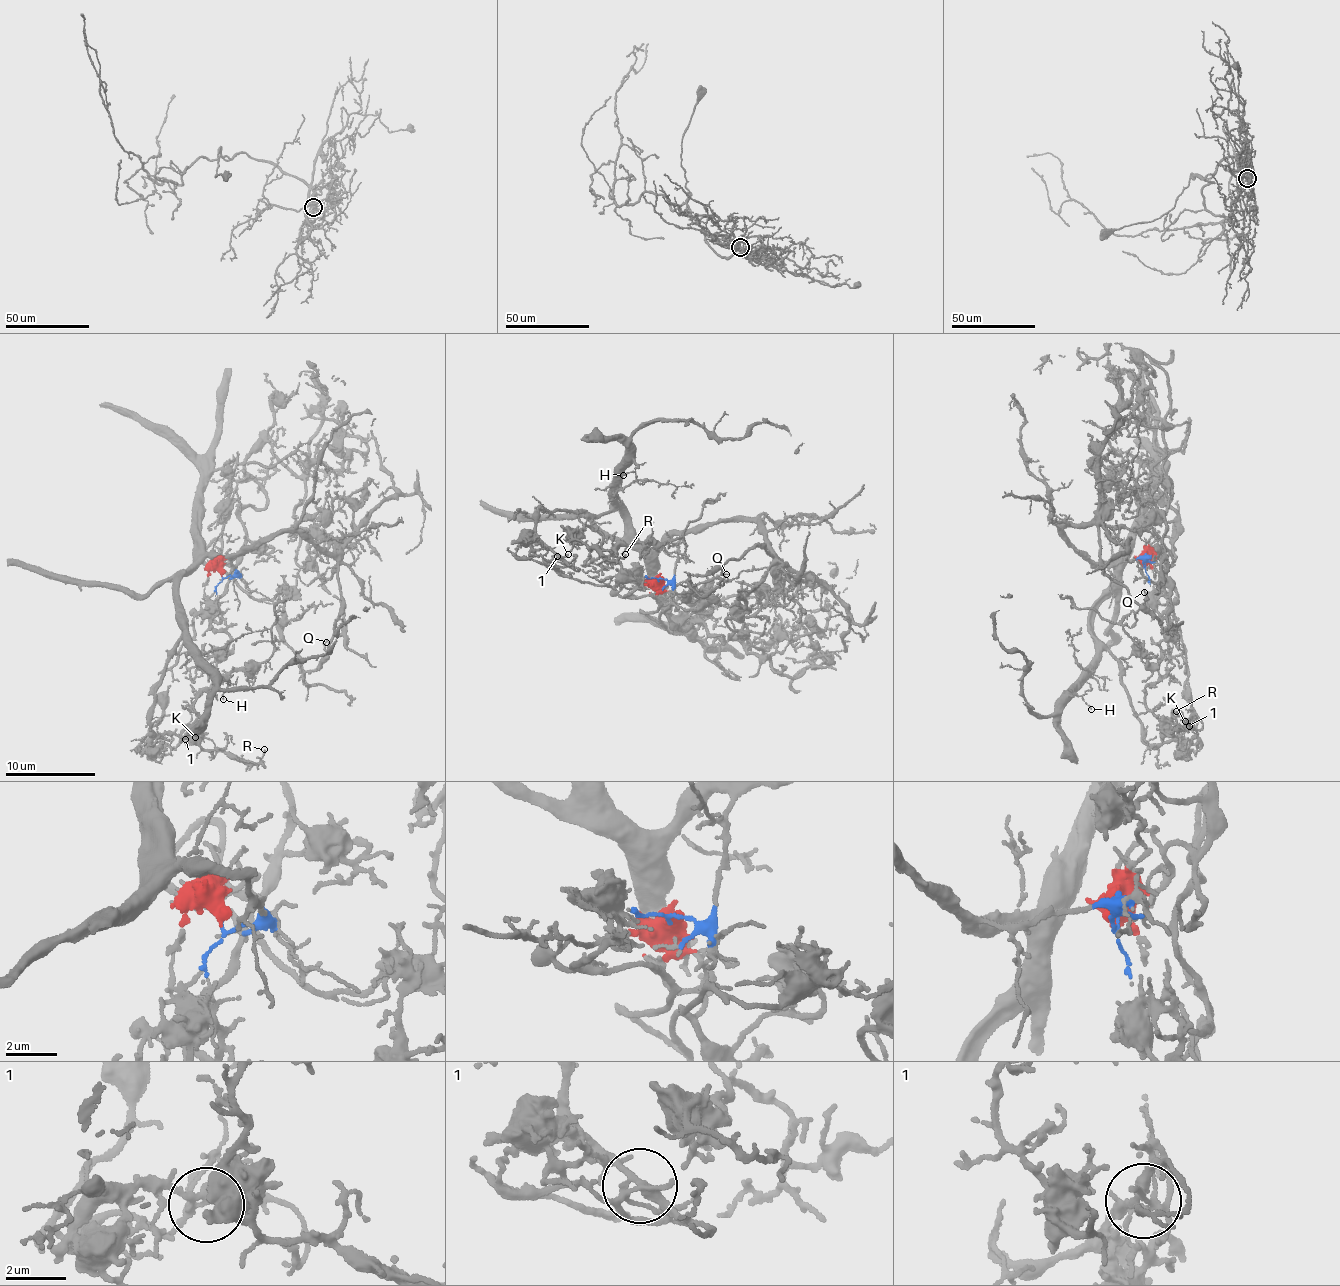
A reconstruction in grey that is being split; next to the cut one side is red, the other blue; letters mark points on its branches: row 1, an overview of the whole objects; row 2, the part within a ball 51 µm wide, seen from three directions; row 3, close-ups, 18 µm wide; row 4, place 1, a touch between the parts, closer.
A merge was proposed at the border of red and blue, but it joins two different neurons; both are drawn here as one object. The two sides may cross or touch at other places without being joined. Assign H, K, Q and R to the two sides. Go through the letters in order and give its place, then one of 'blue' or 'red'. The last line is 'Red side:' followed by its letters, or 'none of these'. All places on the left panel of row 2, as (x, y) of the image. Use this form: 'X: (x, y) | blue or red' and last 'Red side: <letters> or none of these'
H: (223, 699) | blue
K: (195, 737) | red
Q: (326, 642) | blue
R: (264, 749) | red
Red side: K, R

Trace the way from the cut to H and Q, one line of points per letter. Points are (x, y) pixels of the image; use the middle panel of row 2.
H: (659, 579), (673, 575), (679, 536), (648, 548), (611, 491), (632, 460), (635, 471), (624, 475)
Q: (659, 579), (673, 575), (683, 536), (751, 519), (773, 556), (761, 544), (724, 565), (727, 574)

